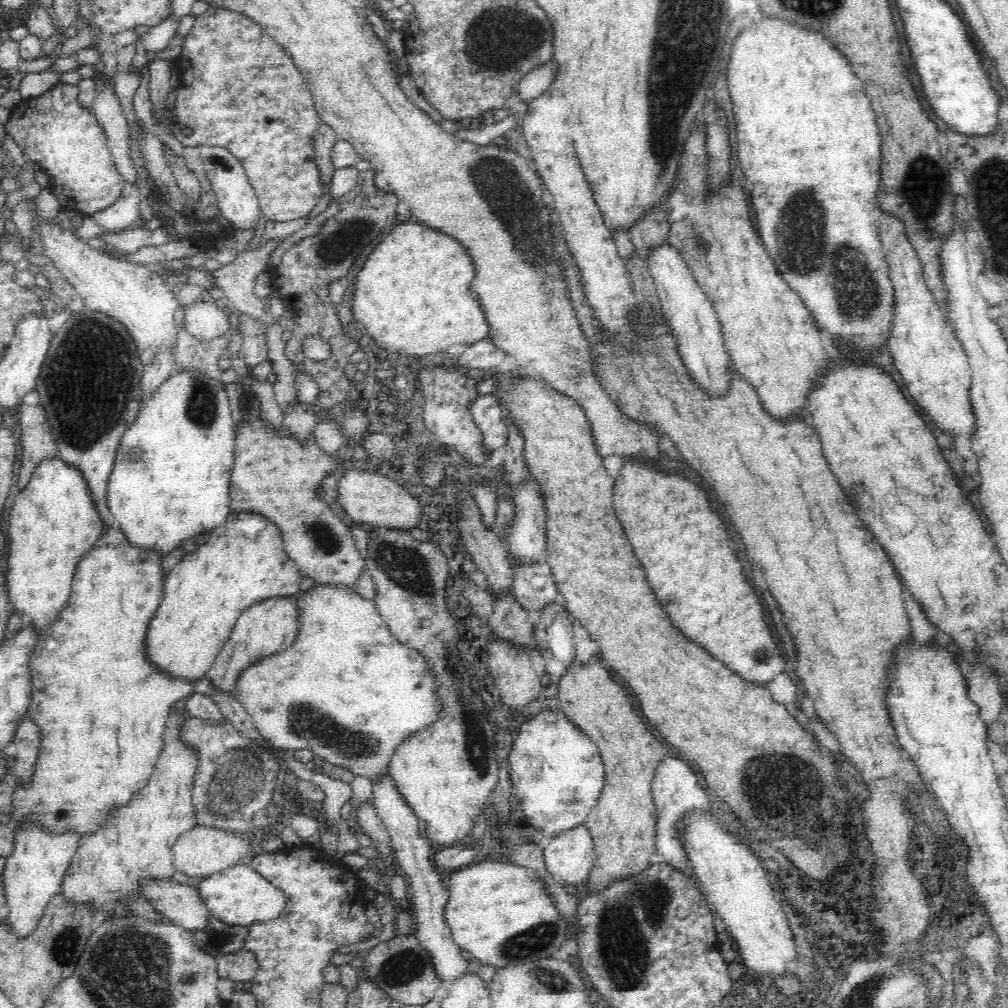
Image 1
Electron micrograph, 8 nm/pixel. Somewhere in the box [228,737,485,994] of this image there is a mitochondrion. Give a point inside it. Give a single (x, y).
(403, 967)

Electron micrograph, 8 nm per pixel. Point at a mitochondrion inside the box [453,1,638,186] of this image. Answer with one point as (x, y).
(500, 41)

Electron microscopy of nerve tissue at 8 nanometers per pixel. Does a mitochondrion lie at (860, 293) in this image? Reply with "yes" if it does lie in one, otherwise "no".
yes

